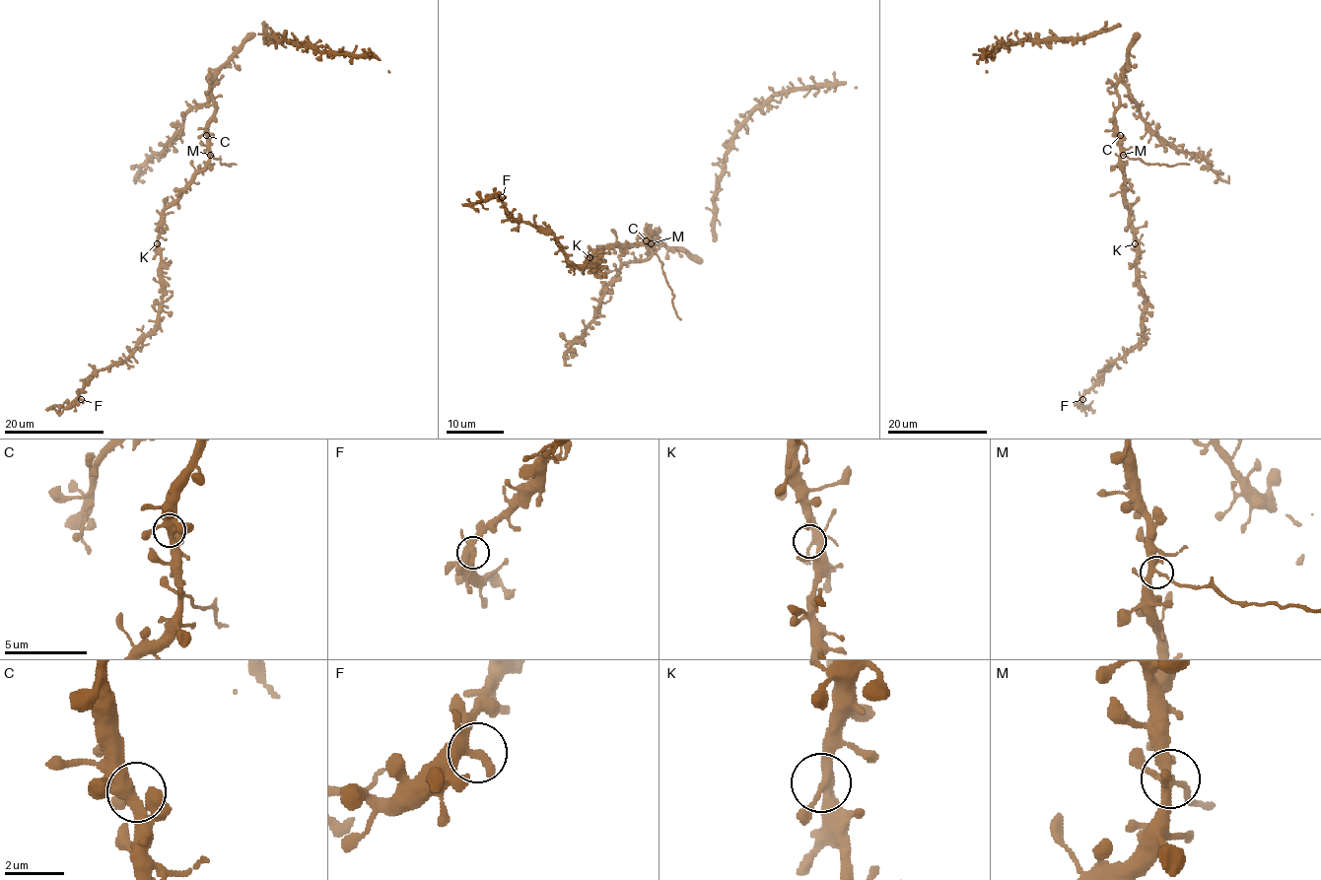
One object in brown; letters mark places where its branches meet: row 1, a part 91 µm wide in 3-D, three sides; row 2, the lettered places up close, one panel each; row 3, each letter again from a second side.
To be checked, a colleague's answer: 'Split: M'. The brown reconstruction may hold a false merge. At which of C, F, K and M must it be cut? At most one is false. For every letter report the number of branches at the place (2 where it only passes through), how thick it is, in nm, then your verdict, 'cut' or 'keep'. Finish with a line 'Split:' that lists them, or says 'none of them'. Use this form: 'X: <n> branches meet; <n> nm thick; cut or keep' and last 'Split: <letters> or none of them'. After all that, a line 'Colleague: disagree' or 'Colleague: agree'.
C: 4 branches meet; 380 nm thick; keep
F: 3 branches meet; 320 nm thick; keep
K: 5 branches meet; 340 nm thick; keep
M: 5 branches meet; 320 nm thick; cut
Split: M
Colleague: agree

